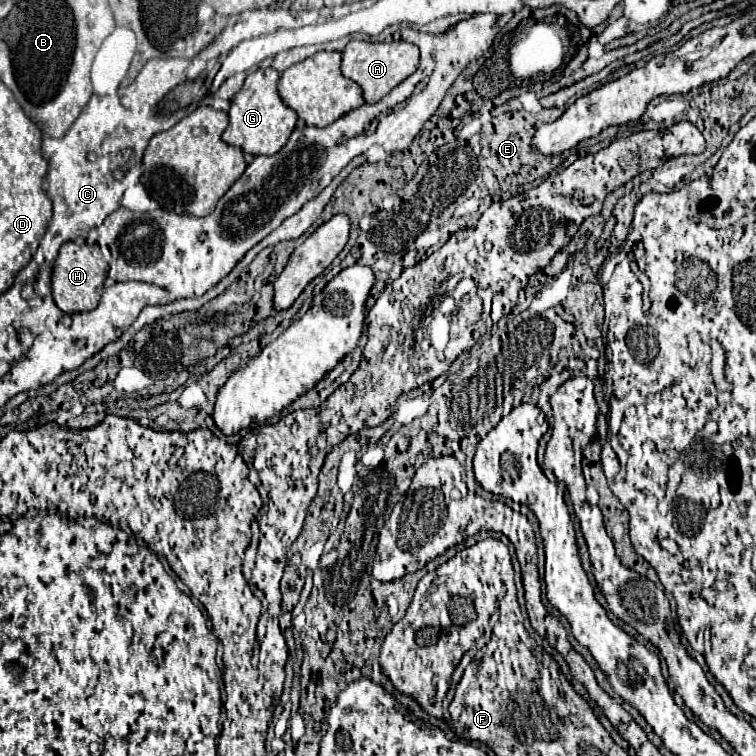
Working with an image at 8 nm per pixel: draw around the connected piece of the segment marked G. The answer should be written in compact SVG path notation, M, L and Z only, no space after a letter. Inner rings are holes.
M274 68L256 70L246 76L242 90L230 100L230 110L228 110L230 124L222 134L222 140L226 144L236 146L244 154L252 154L252 156L260 156L260 154L272 156L284 148L284 144L288 142L294 130L298 116L292 108L282 104L276 90L278 80L280 80L280 74Z

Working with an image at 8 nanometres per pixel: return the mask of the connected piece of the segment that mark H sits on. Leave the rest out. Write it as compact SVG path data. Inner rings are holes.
M78 242L62 244L60 254L54 262L54 272L52 272L52 294L54 294L56 306L66 314L94 310L102 296L106 274L108 274L108 262L104 260L98 244L92 244L92 246L78 244Z

